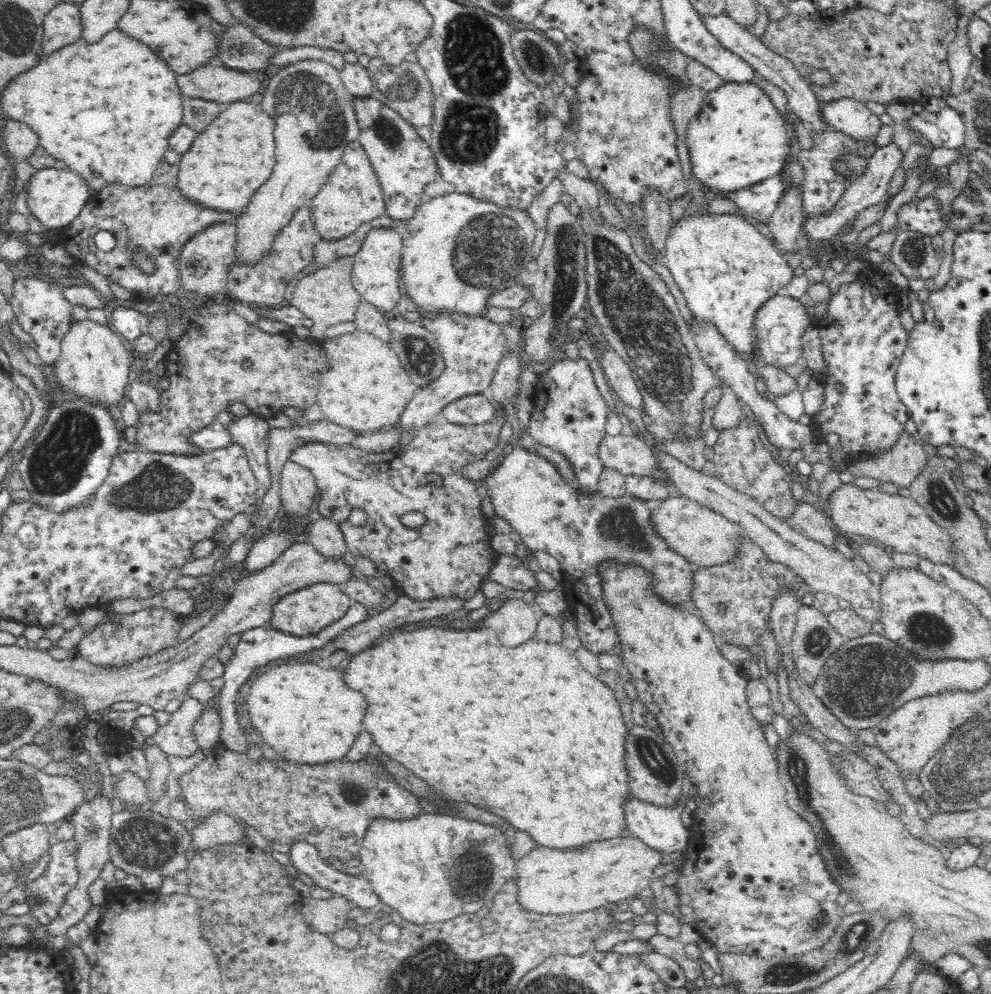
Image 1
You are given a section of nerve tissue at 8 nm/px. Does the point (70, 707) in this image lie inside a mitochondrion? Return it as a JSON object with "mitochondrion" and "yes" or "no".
{"mitochondrion":"no"}

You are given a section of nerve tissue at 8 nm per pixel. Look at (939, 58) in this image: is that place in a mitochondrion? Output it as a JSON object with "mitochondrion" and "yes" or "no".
{"mitochondrion":"no"}

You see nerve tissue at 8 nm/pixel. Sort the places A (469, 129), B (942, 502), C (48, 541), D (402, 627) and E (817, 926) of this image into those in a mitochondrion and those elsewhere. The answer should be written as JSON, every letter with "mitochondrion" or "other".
{"A":"mitochondrion","B":"mitochondrion","C":"other","D":"other","E":"mitochondrion"}

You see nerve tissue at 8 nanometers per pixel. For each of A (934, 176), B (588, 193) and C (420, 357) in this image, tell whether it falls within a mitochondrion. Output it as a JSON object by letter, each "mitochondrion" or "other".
{"A":"other","B":"other","C":"mitochondrion"}

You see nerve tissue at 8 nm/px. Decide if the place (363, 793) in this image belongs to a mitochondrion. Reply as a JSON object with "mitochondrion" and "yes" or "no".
{"mitochondrion":"yes"}

